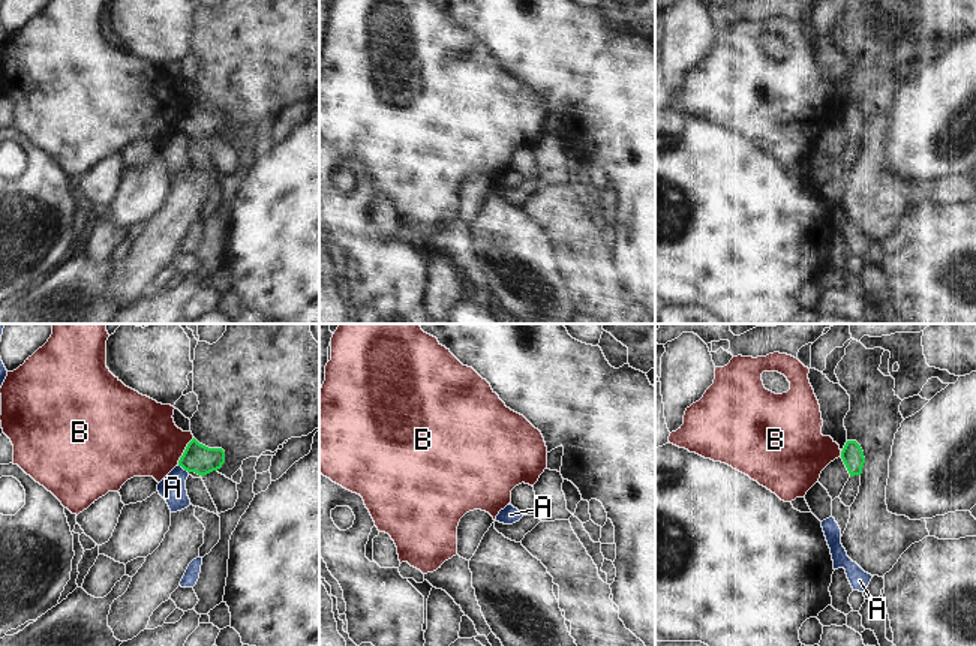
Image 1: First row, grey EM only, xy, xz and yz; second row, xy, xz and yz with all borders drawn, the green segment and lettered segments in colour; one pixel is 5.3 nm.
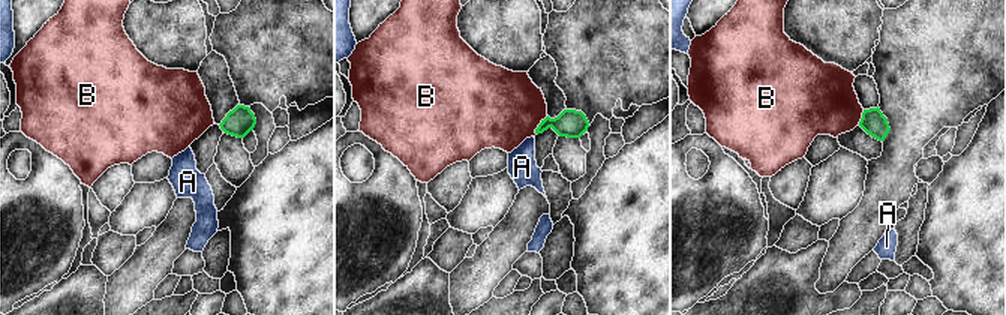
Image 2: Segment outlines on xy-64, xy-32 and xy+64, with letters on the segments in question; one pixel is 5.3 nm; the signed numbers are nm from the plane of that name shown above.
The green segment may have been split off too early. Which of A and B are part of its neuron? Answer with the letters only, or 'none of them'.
none of them

